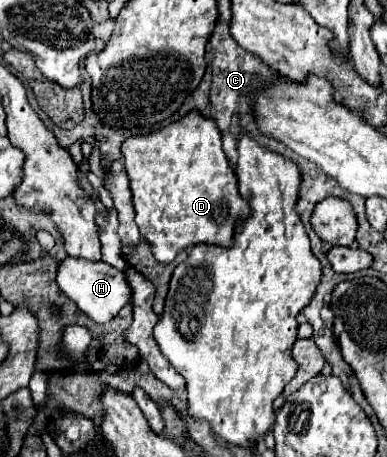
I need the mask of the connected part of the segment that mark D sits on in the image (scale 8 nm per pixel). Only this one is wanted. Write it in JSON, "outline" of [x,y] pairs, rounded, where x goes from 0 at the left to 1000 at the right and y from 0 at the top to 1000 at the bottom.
{"outline":[[[494,243],[416,287],[339,295],[323,304],[313,335],[323,374],[339,392],[349,488],[359,492],[364,514],[385,527],[406,571],[442,575],[463,549],[494,545],[509,532],[561,532],[576,540],[592,540],[602,532],[607,484],[623,470],[643,466],[643,440],[628,435],[612,418],[612,387],[587,352],[587,339],[571,326],[571,291],[550,260]]]}

